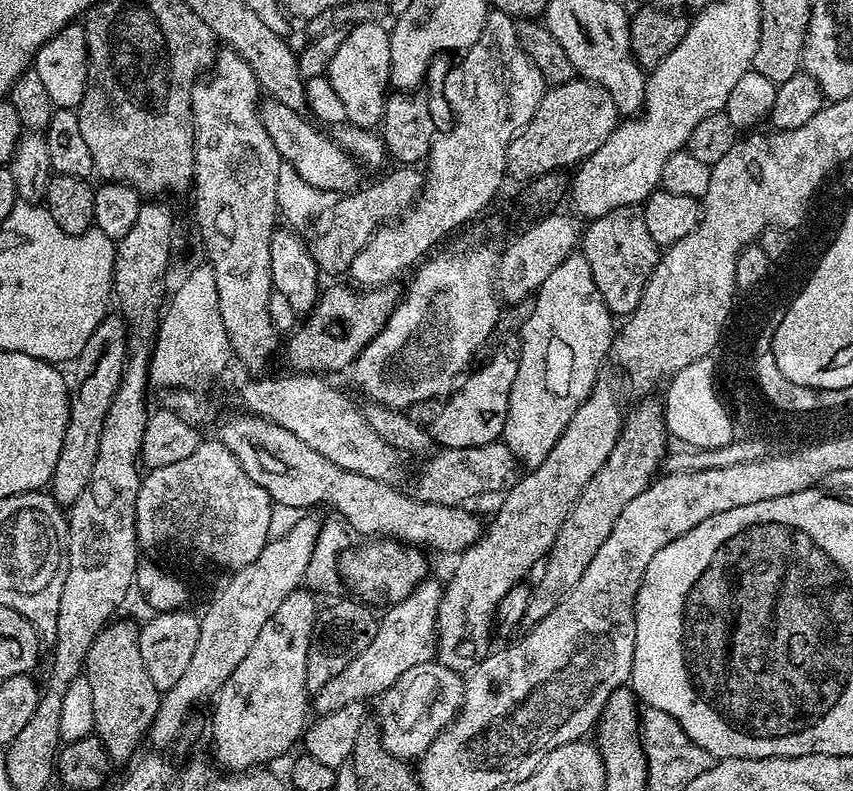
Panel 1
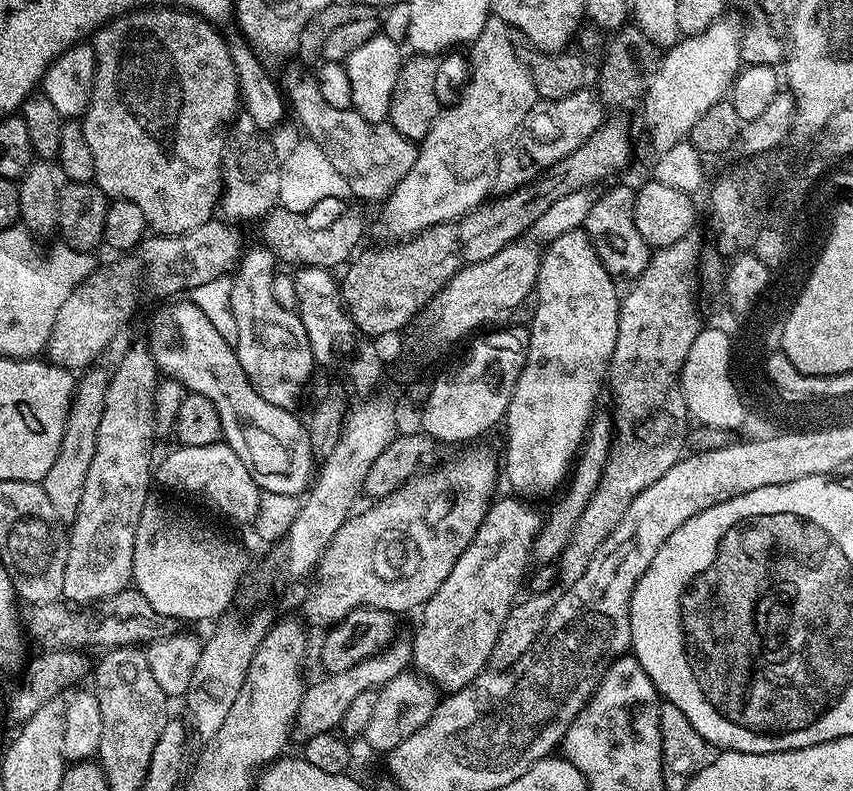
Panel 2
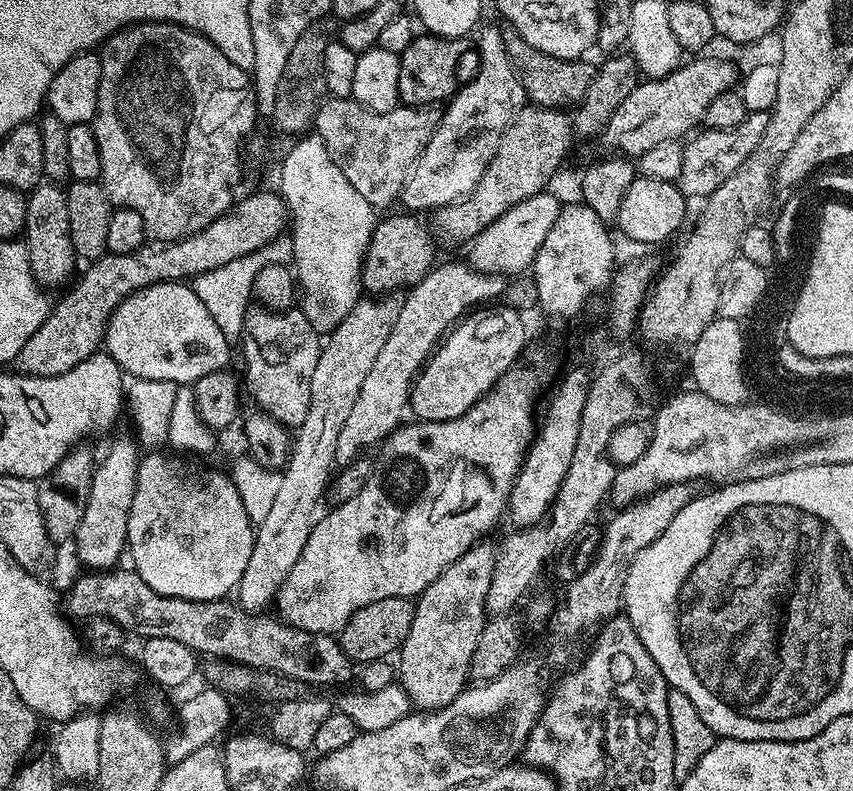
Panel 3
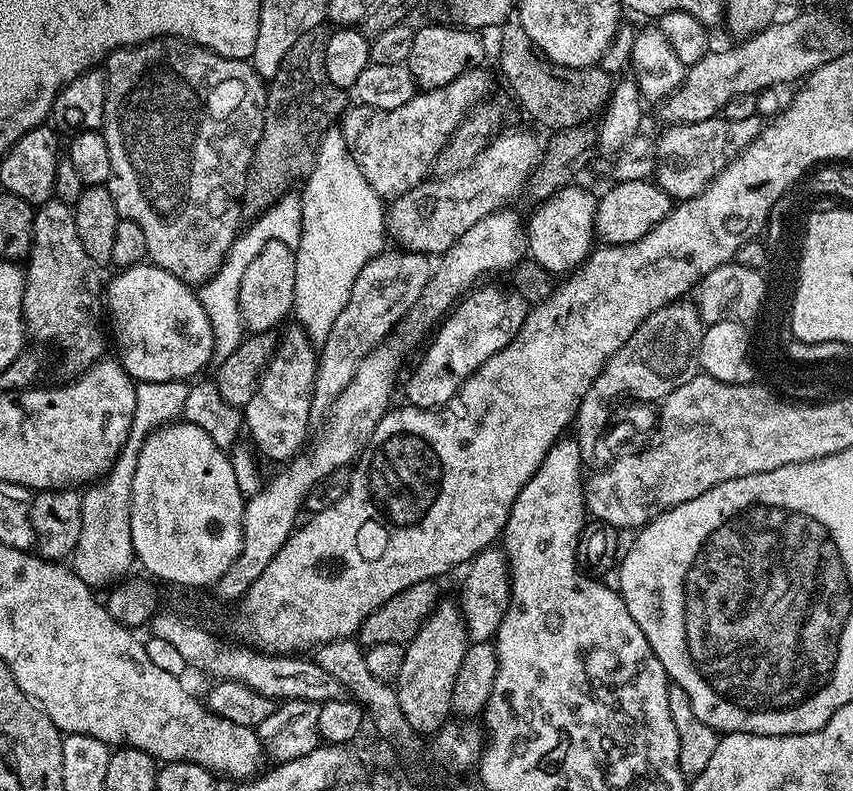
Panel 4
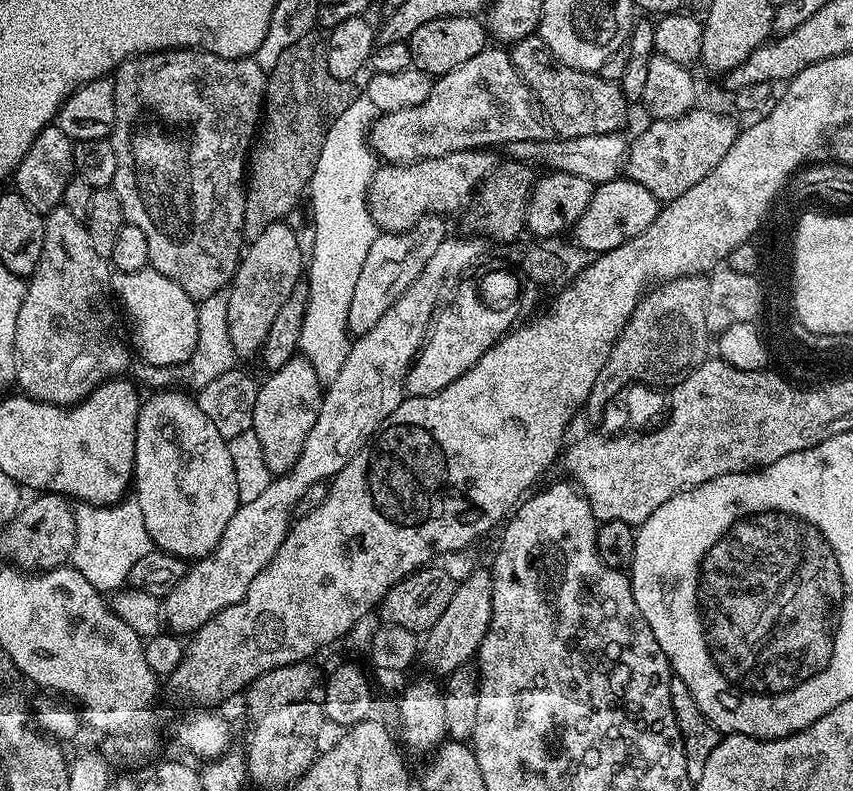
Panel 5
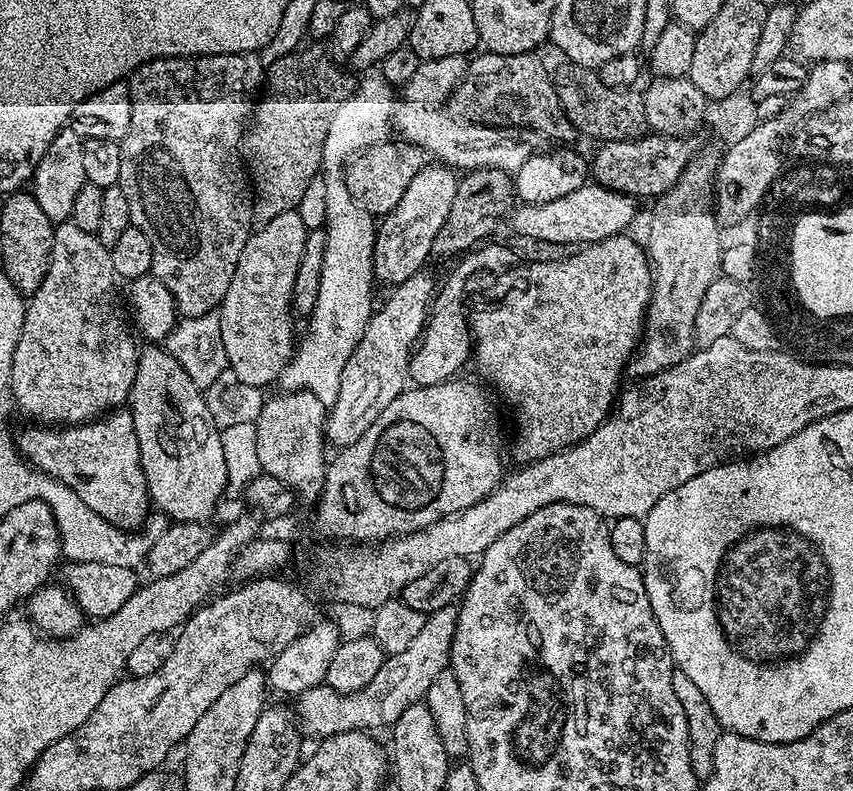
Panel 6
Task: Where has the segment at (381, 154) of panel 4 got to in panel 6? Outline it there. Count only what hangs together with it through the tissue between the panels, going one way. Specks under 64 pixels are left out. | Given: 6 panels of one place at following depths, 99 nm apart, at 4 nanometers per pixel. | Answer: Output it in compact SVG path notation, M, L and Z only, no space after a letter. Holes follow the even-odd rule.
M484 50L473 55L467 61L464 77L452 92L447 107L452 115L462 120L469 120L471 124L485 124L495 128L529 128L541 132L552 142L572 142L572 139L577 139L578 136L575 126L570 122L570 118L566 118L562 110L562 102L558 102L558 94L554 94L554 86L550 86L550 78L546 78L539 59L531 52L494 54Z

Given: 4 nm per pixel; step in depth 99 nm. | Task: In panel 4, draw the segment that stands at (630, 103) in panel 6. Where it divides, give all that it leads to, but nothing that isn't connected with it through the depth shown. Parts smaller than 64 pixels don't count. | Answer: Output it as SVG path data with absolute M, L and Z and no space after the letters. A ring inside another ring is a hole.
M508 22L499 29L500 72L506 83L512 87L516 100L548 130L579 128L589 123L597 114L603 113L612 93L613 77L599 66L591 68L571 68L549 60L547 56L535 51L530 42L530 34L522 30L519 22Z

